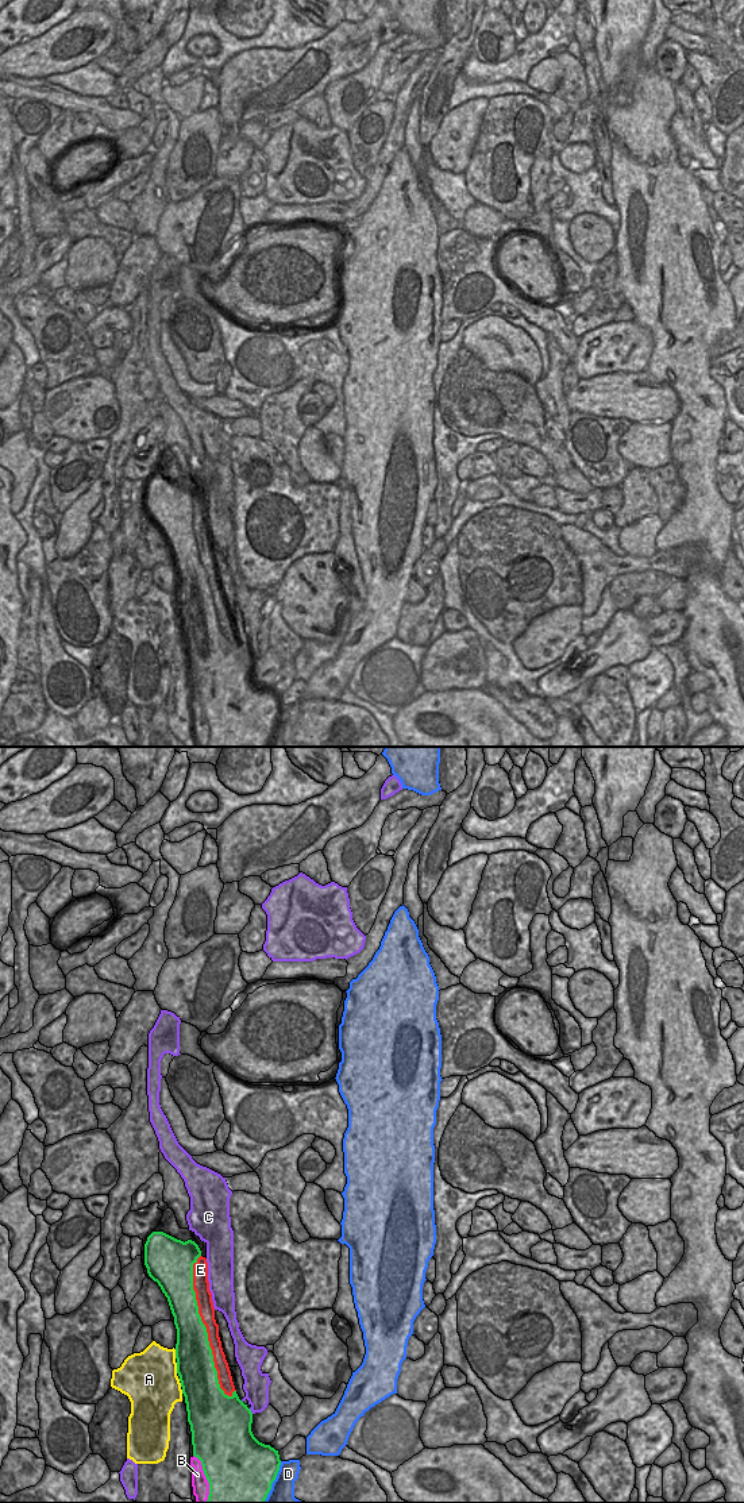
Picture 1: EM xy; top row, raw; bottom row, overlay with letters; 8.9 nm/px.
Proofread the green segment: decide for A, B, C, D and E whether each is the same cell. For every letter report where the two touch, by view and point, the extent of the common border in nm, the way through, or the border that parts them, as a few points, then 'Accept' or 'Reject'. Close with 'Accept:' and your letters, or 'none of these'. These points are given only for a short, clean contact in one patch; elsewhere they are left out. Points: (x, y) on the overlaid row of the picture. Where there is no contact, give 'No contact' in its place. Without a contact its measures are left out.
A: Touches green at xy (177, 1368). Shared border 100 nm. Reject
B: Touches green at xy (207, 1479). Shared border 440 nm. Path across: xy (231, 1465), (216, 1479), (207, 1479), (200, 1484). Accept
C: Touches green at xy (250, 1411). Shared border 60 nm. Reject
D: Touches green at xy (273, 1480). Shared border 400 nm. Reject
E: Touches green at xy (205, 1328). Shared border 1300 nm. Accept
Accept: B, E

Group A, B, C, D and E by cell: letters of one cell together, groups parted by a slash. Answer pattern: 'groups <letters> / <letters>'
groups A / B E / C / D

